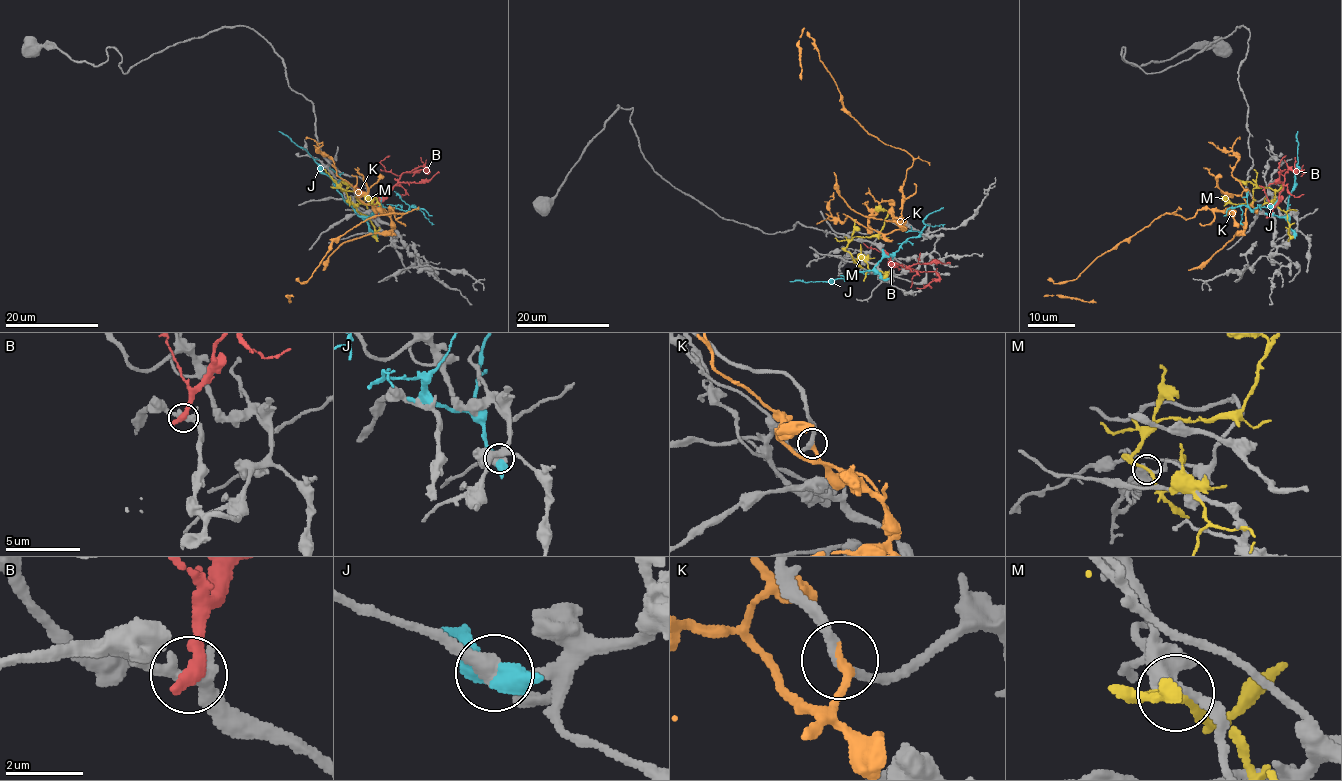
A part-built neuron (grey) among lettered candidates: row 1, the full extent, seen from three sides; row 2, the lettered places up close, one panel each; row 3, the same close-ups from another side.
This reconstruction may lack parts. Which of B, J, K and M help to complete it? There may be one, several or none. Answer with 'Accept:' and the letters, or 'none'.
Accept: K

